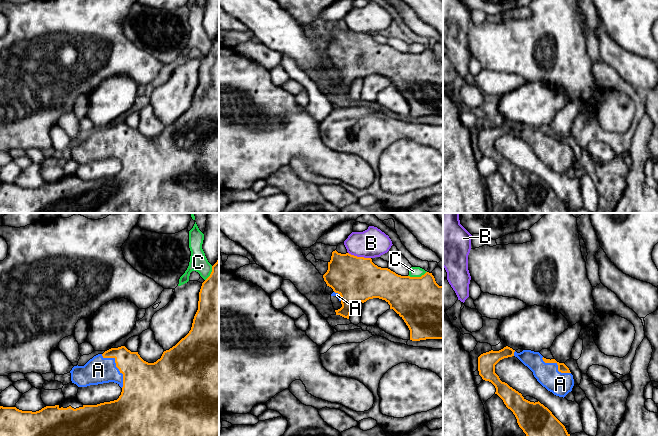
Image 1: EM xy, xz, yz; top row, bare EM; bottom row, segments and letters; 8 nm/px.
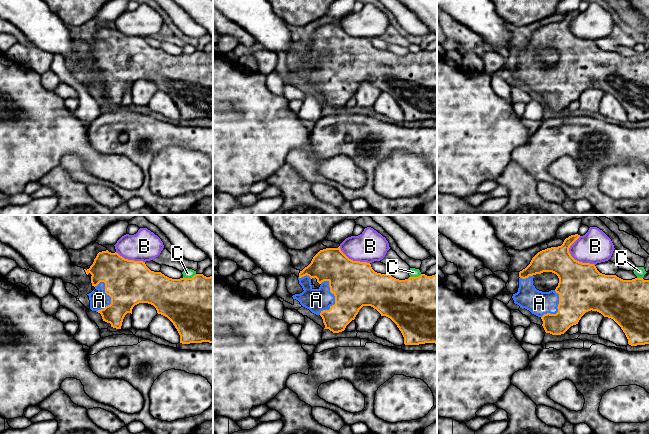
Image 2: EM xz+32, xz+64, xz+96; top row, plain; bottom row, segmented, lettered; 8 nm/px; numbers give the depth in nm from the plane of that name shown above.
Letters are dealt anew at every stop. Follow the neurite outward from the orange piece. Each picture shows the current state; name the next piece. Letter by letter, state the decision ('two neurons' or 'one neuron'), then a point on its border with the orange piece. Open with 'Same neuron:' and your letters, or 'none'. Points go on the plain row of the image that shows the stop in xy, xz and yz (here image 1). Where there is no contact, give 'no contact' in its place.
Same neuron: A
A: one neuron | xy (116, 142)
B: two neurons | xz (359, 33)
C: two neurons | xz (417, 53)

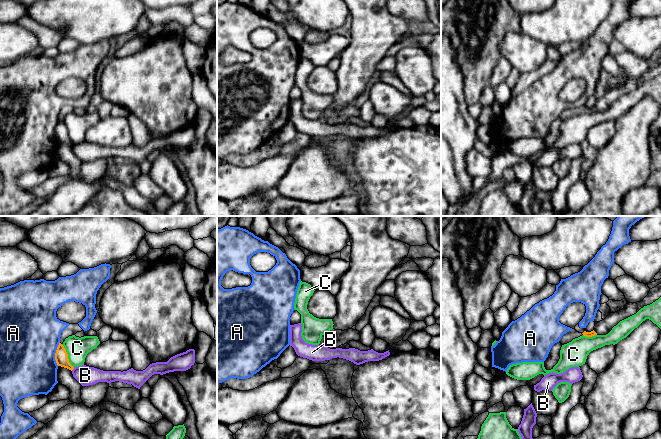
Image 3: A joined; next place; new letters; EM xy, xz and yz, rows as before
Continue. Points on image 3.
Same neuron: none
A: two neurons | xy (55, 130)
B: two neurons | xy (72, 145)
C: two neurons | xy (67, 132)

